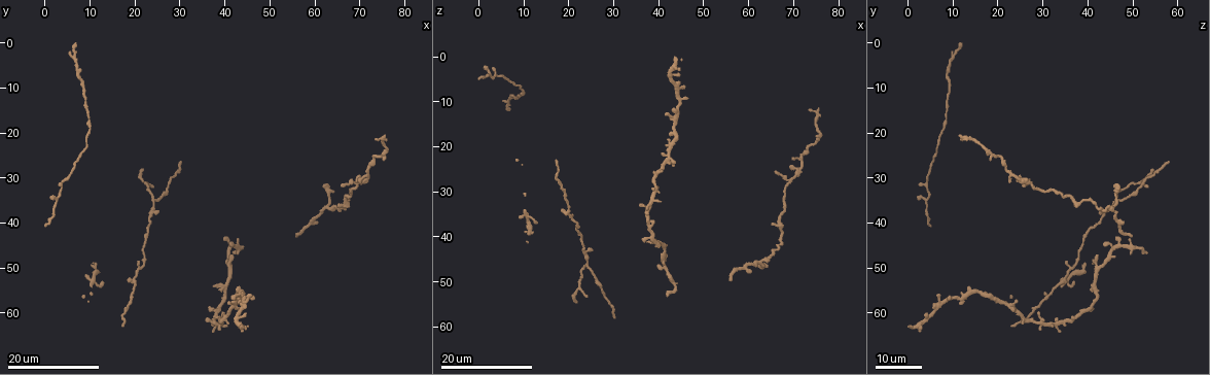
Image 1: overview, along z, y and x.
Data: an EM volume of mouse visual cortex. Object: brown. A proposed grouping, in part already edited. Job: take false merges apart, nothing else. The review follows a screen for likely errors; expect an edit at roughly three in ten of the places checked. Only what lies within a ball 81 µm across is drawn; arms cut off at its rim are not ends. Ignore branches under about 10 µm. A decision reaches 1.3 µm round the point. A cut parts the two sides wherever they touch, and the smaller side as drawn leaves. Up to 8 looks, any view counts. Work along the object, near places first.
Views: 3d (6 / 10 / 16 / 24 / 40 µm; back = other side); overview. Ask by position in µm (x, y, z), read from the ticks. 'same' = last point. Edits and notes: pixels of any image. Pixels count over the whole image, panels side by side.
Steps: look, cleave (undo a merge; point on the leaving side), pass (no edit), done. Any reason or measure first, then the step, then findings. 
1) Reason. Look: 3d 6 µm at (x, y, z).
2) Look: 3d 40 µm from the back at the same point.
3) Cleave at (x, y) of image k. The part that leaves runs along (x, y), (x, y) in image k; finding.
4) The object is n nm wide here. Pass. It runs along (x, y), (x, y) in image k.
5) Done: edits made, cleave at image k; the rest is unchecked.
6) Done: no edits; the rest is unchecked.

Three-way junction. Look: 3d 24 µm at (24.0, 38.0, 43.0).

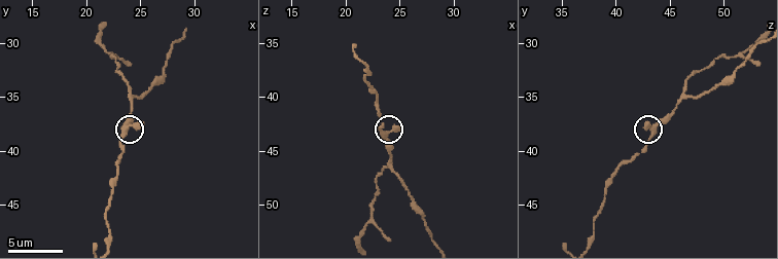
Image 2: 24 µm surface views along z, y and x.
Look: 3d 10 µm at (23.8, 38.0, 43.4).

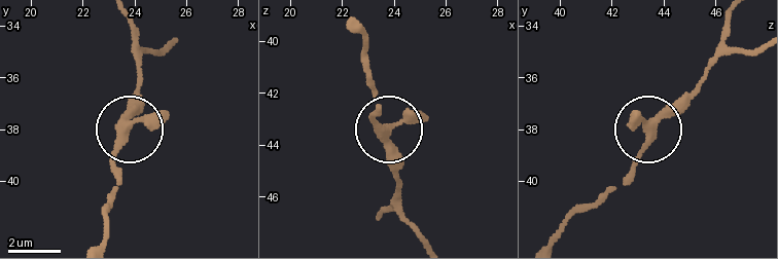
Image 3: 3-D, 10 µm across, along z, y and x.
Look: 3d 10 µm from the back at (23.7, 37.8, 43.3).

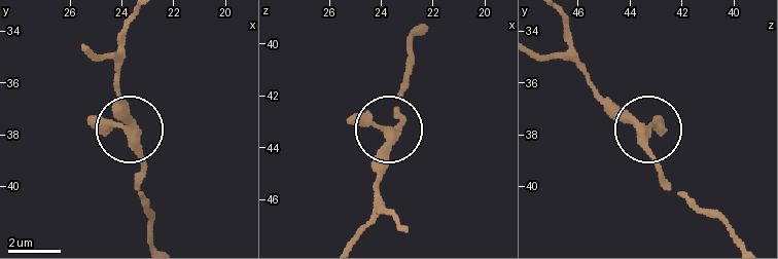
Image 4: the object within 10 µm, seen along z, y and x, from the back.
The object is 300 nm wide here. Pass. It runs along (416, 32), (395, 107), (400, 120), (376, 176) in image 4; continuous, no second neuron.

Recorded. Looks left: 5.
A fork. Look: 3d 10 µm at (24.0, 35.0, 46.2).

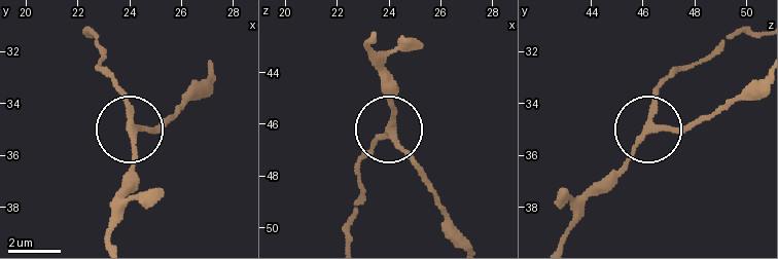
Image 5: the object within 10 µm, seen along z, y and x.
The object is 210 nm wide here. Pass. It runs along (560, 241), (581, 200), (646, 127), (668, 70) in image 5; one neuron here.

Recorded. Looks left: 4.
Three-way junction. Look: 3d 24 µm at (42.0, 45.0, 47.5).

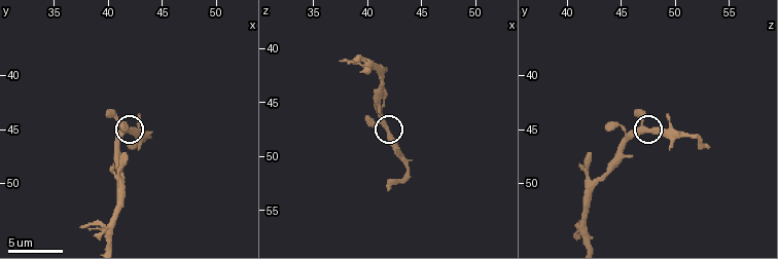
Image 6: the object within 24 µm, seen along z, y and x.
Zoom in. Look: 3d 6 µm at (41.6, 45.0, 47.4).

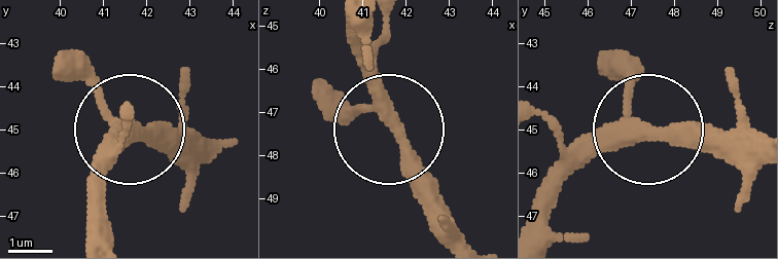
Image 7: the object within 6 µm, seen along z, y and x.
Look: 3d 6 µm from the back at (41.70, 45.05, 47.25).

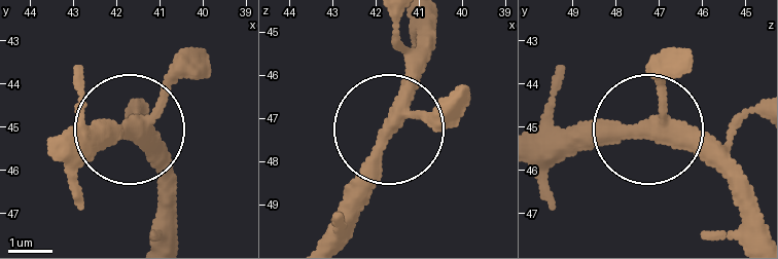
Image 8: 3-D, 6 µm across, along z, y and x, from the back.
Pass. One neuron here.

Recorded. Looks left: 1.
Done: no edits; the rest is unchecked.

